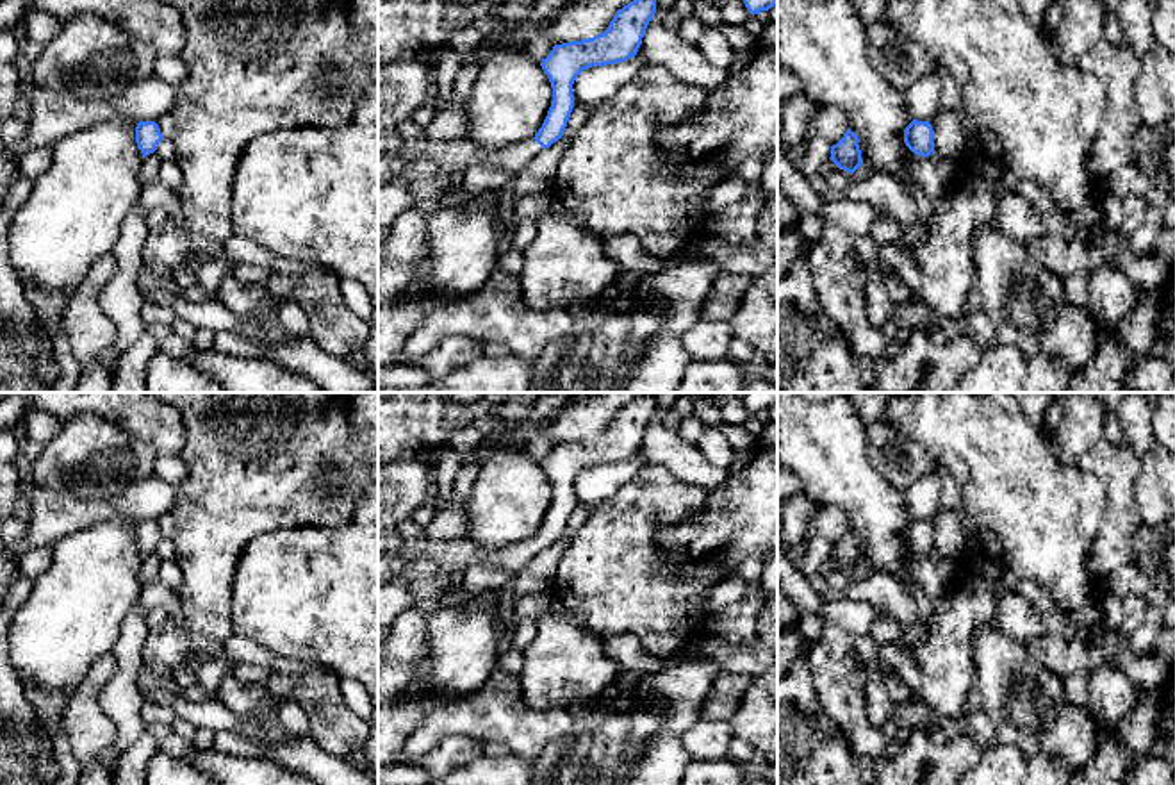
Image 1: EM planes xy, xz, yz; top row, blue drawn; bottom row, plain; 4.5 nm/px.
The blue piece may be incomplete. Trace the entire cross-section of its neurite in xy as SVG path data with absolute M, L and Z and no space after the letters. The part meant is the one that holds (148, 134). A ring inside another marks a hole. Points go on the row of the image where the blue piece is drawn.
M139 121L136 127L136 143L143 157L157 150L157 145L162 141L160 128L155 121Z

